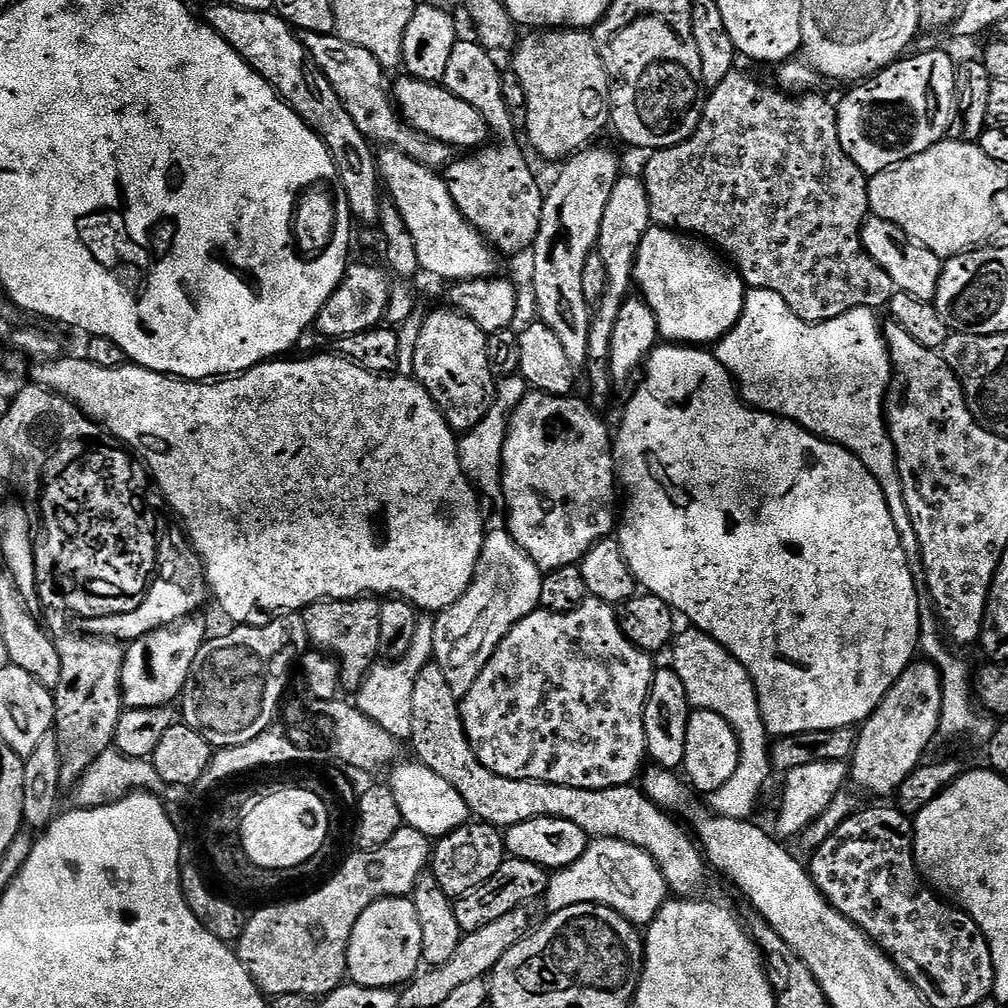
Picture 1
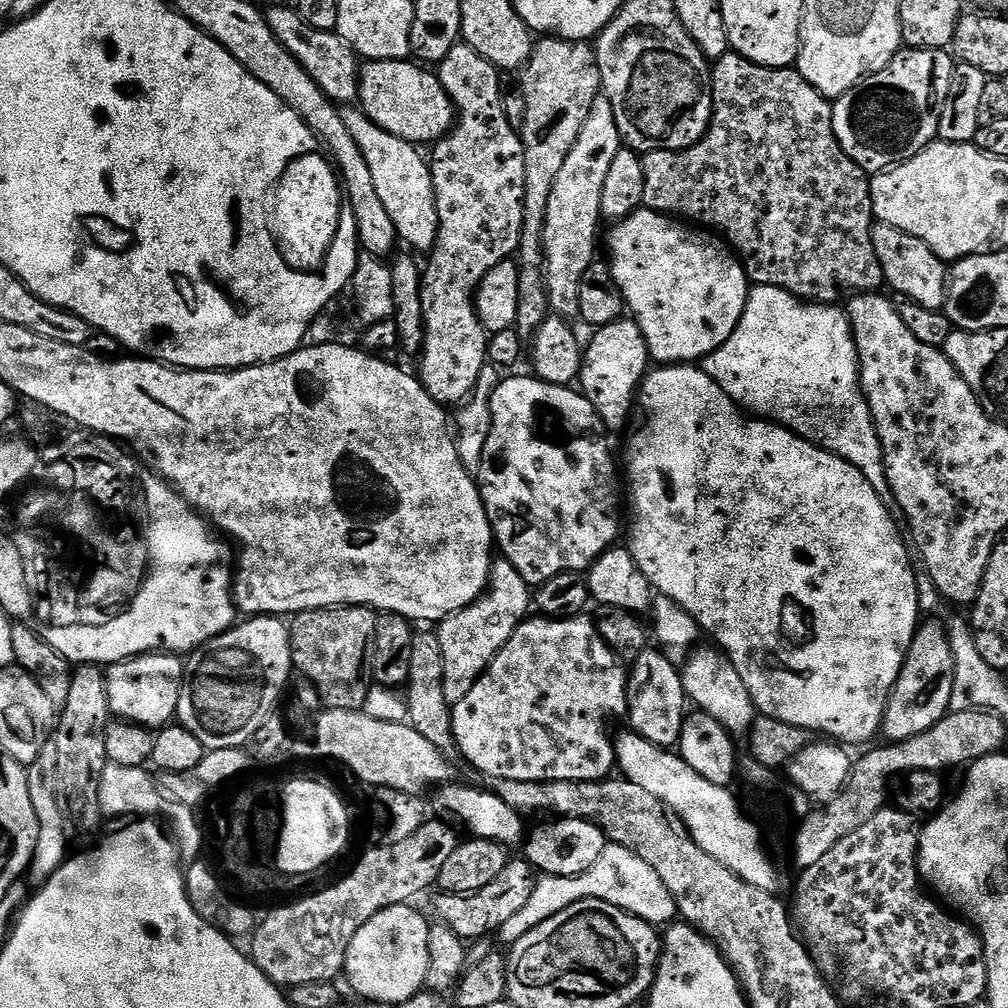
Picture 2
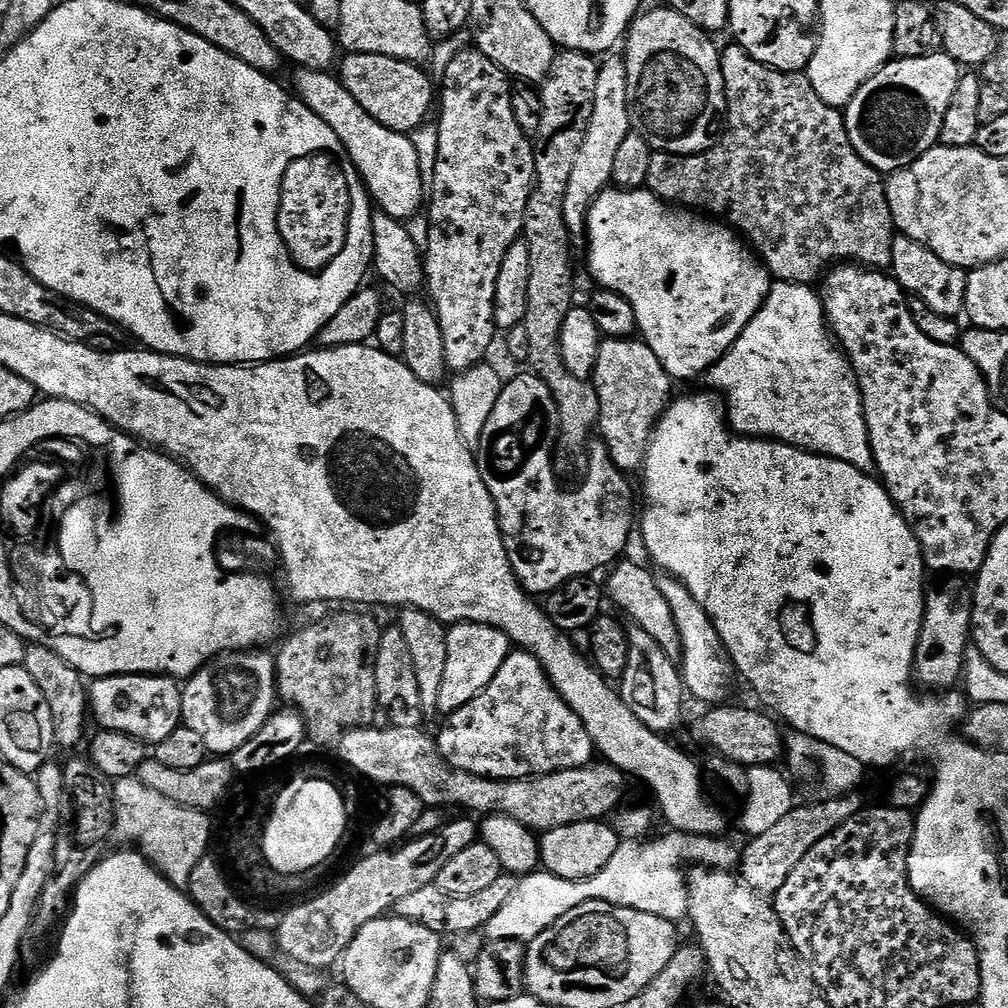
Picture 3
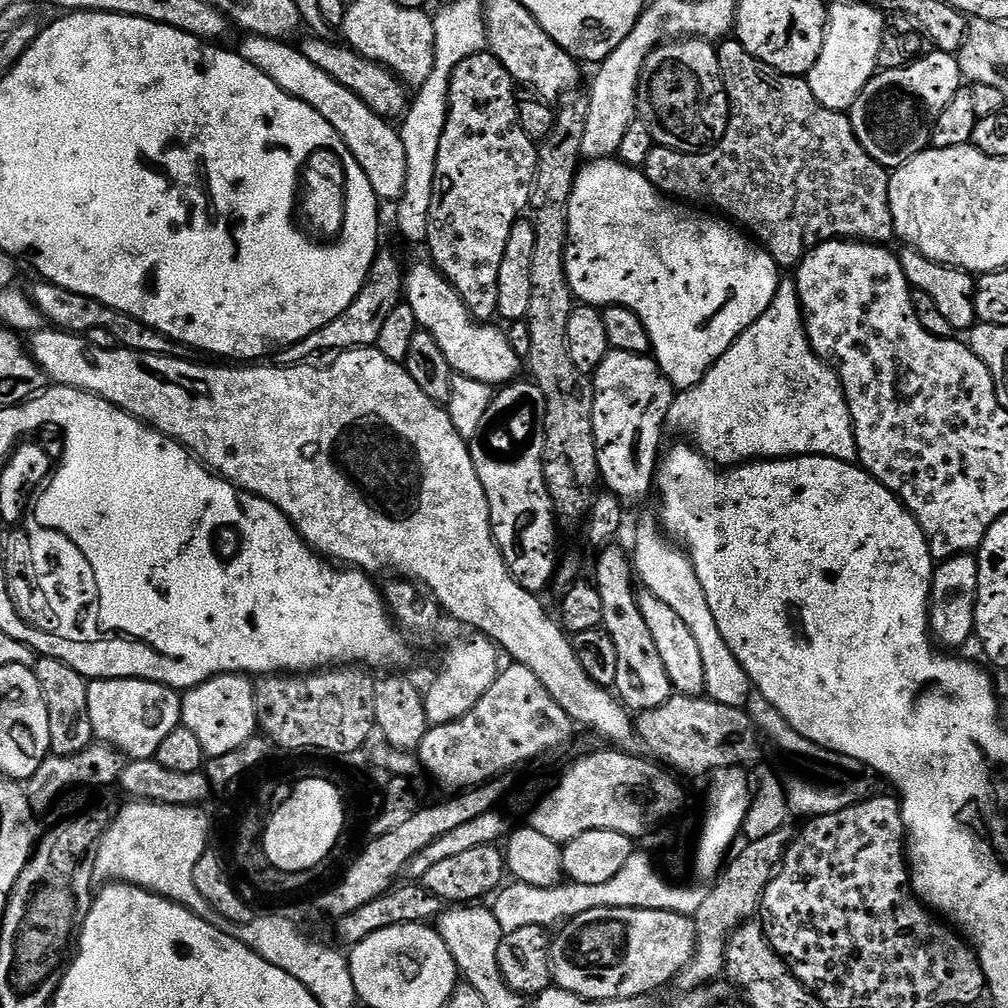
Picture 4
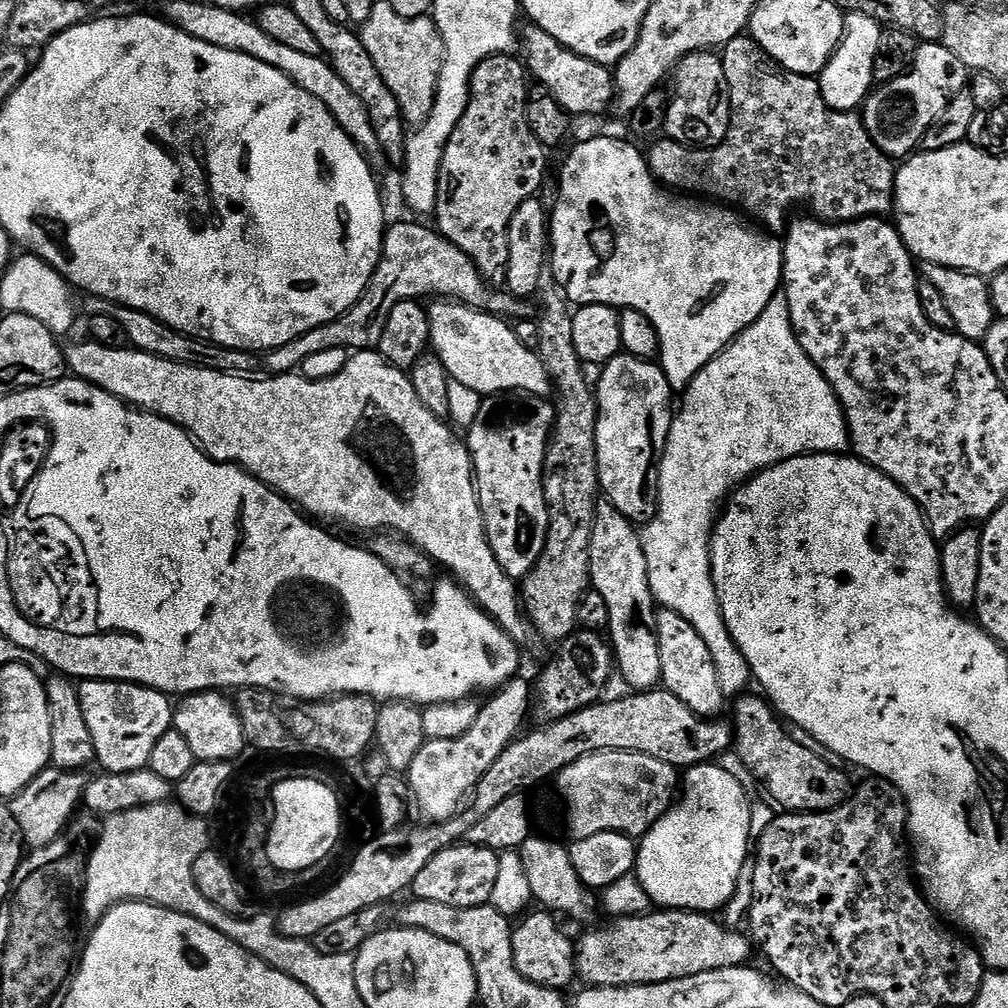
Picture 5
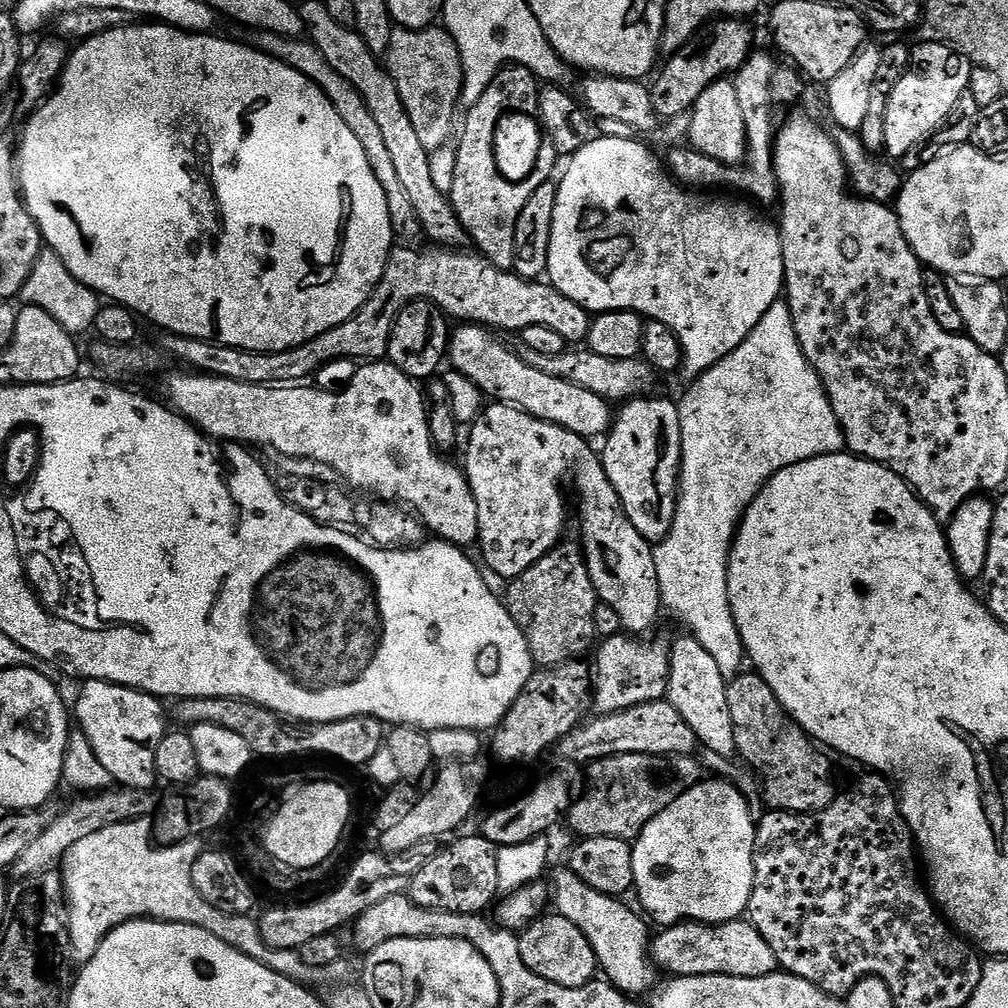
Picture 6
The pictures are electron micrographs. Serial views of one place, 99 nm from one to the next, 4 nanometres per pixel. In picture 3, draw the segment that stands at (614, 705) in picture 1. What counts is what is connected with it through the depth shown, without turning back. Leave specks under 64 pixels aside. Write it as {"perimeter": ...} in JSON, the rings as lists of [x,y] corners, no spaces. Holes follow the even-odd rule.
{"perimeter":[[[523,650],[509,651],[506,662],[502,662],[490,686],[466,702],[466,706],[451,713],[447,720],[448,725],[434,736],[442,758],[446,758],[451,768],[466,770],[475,776],[487,776],[489,780],[526,780],[551,772],[584,768],[593,763],[597,755],[582,718],[578,718],[578,714],[574,714],[574,710],[570,710],[570,706],[556,692],[540,661]]]}

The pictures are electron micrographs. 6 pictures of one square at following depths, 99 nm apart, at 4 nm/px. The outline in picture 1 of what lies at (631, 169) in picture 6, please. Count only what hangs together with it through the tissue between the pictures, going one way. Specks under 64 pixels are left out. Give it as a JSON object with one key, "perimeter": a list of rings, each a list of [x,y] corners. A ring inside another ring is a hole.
{"perimeter":[[[653,226],[642,238],[634,284],[650,306],[661,337],[676,346],[715,345],[744,309],[746,285],[735,267],[725,263],[717,249],[703,239],[671,228]]]}

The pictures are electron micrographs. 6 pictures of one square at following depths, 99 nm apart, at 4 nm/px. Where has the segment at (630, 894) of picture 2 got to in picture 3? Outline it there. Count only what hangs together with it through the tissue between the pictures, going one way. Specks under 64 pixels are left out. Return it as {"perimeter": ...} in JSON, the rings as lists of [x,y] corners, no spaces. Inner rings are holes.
{"perimeter":[[[537,870],[517,879],[514,890],[506,902],[502,902],[502,910],[490,918],[486,926],[487,939],[519,940],[530,942],[538,934],[542,934],[562,914],[570,914],[578,906],[591,900],[605,900],[623,908],[642,910],[646,914],[654,914],[658,918],[666,918],[673,922],[688,920],[688,885],[686,880],[598,880],[595,876],[587,880],[563,880],[554,874]]]}

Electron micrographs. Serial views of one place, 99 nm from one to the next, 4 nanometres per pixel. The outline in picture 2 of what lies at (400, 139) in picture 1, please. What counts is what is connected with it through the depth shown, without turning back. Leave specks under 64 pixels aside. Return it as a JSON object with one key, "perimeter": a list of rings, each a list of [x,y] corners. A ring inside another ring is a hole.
{"perimeter":[[[290,6],[284,8],[267,9],[268,25],[270,30],[298,58],[298,62],[318,82],[321,90],[335,100],[337,105],[348,106],[353,103],[360,95],[360,69],[362,67],[361,57],[356,55],[356,51],[347,44],[342,37],[337,36],[335,31],[323,32],[298,18],[298,14]]]}

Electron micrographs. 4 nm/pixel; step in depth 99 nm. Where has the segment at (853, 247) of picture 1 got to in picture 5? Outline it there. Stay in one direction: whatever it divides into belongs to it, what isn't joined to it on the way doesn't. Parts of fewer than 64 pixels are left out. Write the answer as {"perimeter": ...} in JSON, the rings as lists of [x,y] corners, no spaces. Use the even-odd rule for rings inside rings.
{"perimeter":[[[748,34],[734,38],[728,44],[725,44],[722,49],[722,59],[724,62],[726,82],[728,83],[728,93],[732,99],[732,125],[728,128],[728,136],[721,144],[707,150],[689,148],[686,144],[679,144],[667,138],[657,139],[655,143],[651,145],[653,148],[650,150],[647,149],[646,159],[648,169],[651,170],[653,176],[660,181],[663,187],[669,190],[675,190],[680,194],[691,194],[696,198],[707,198],[712,202],[727,202],[729,205],[743,210],[749,217],[757,216],[757,218],[761,220],[759,223],[768,230],[776,230],[772,228],[781,228],[781,230],[787,229],[790,224],[790,217],[793,215],[791,212],[794,211],[799,204],[805,204],[805,206],[812,211],[809,213],[811,213],[815,219],[823,220],[829,224],[848,224],[852,220],[865,220],[868,216],[884,218],[893,211],[894,201],[896,199],[897,165],[893,163],[886,153],[878,150],[878,146],[872,141],[868,131],[865,130],[864,121],[859,115],[849,114],[847,112],[836,112],[826,103],[822,98],[819,79],[787,72],[787,70],[781,68],[780,65],[774,63],[773,60],[761,50],[758,46],[758,42],[753,40],[751,35]]]}

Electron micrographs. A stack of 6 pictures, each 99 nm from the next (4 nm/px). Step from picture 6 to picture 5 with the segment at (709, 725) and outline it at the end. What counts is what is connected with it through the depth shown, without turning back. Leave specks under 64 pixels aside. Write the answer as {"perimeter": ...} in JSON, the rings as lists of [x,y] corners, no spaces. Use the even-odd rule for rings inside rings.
{"perimeter":[[[660,608],[656,618],[656,633],[658,634],[658,658],[662,658],[660,679],[663,687],[674,698],[682,698],[694,714],[705,718],[716,718],[721,714],[726,698],[722,694],[722,686],[718,686],[718,674],[714,671],[714,658],[710,658],[710,649],[702,642],[702,634],[686,622],[674,610]]]}

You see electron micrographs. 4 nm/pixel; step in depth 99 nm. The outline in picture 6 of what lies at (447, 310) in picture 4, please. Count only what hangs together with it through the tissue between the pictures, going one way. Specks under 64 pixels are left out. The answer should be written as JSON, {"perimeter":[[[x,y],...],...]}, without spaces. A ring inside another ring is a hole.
{"perimeter":[[[468,322],[457,328],[460,329],[457,332],[455,329],[451,333],[448,342],[447,359],[450,364],[452,360],[451,367],[464,375],[470,382],[476,384],[485,397],[496,402],[512,404],[516,408],[521,408],[523,412],[529,412],[534,418],[557,424],[585,438],[600,435],[603,437],[611,429],[614,408],[609,401],[604,400],[598,394],[594,394],[591,390],[582,390],[582,386],[574,386],[574,382],[566,382],[562,378],[542,374],[542,370],[534,370],[534,366],[526,366],[526,362],[522,362],[522,358],[518,358],[518,354],[512,351],[507,343],[503,344],[499,340],[499,338],[501,339],[499,335],[493,334],[481,325]]]}

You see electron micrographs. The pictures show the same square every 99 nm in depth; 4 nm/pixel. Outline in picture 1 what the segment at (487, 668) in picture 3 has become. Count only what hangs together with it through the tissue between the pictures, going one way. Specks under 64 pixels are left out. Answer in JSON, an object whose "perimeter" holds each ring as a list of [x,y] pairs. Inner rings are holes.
{"perimeter":[[[503,527],[496,528],[493,532],[491,529],[485,535],[472,585],[466,590],[466,594],[462,594],[462,598],[458,598],[458,602],[454,602],[454,606],[439,613],[434,620],[434,646],[432,647],[434,663],[442,670],[442,674],[446,674],[446,682],[450,690],[454,690],[456,697],[463,698],[470,690],[470,686],[474,686],[478,674],[482,674],[486,662],[490,662],[502,638],[510,634],[512,627],[540,608],[543,581],[544,576],[540,568],[512,541],[512,535]]]}

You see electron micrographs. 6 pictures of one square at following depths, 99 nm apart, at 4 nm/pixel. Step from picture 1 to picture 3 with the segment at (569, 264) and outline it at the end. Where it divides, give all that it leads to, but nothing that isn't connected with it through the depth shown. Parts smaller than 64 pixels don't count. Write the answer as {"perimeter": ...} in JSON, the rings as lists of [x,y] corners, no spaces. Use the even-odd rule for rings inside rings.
{"perimeter":[[[623,59],[603,61],[598,74],[598,86],[594,90],[594,110],[586,130],[586,138],[582,138],[582,150],[578,150],[578,162],[574,162],[574,171],[570,174],[570,186],[566,190],[564,218],[569,233],[573,237],[583,237],[588,223],[588,207],[596,201],[596,197],[612,184],[612,171],[622,141],[633,131],[630,114],[625,111],[627,98],[627,70]]]}

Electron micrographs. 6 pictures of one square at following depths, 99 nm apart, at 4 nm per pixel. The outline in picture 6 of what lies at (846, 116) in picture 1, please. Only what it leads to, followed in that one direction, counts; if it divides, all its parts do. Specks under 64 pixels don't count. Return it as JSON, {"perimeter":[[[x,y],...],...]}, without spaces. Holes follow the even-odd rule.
{"perimeter":[[[941,42],[924,44],[921,48],[913,47],[911,67],[897,84],[891,85],[892,97],[887,97],[886,100],[888,109],[884,115],[884,146],[889,157],[902,158],[906,150],[932,139],[932,135],[944,125],[946,118],[950,118],[950,110],[954,110],[958,98],[962,98],[962,94],[968,90],[974,65],[959,51]]]}

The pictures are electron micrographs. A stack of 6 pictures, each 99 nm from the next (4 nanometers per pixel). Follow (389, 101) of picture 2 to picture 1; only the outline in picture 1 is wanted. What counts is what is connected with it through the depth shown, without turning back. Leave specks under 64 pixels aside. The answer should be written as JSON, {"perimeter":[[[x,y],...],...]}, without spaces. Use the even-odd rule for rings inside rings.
{"perimeter":[[[401,75],[401,80],[394,84],[394,103],[397,112],[413,130],[422,133],[434,142],[442,142],[453,150],[479,150],[489,143],[490,129],[486,118],[470,102],[462,102],[458,94],[440,82],[426,82],[413,76]]]}

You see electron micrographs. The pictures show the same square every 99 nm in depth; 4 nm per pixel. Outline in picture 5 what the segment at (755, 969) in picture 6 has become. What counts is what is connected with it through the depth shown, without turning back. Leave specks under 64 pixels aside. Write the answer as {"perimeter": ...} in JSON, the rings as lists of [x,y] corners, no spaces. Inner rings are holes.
{"perimeter":[[[652,910],[638,916],[621,916],[607,921],[601,928],[585,934],[576,944],[576,970],[585,985],[594,988],[621,988],[639,984],[670,982],[674,978],[690,978],[710,970],[739,968],[747,965],[754,952],[754,944],[743,931],[733,932],[719,919],[702,912]]]}

